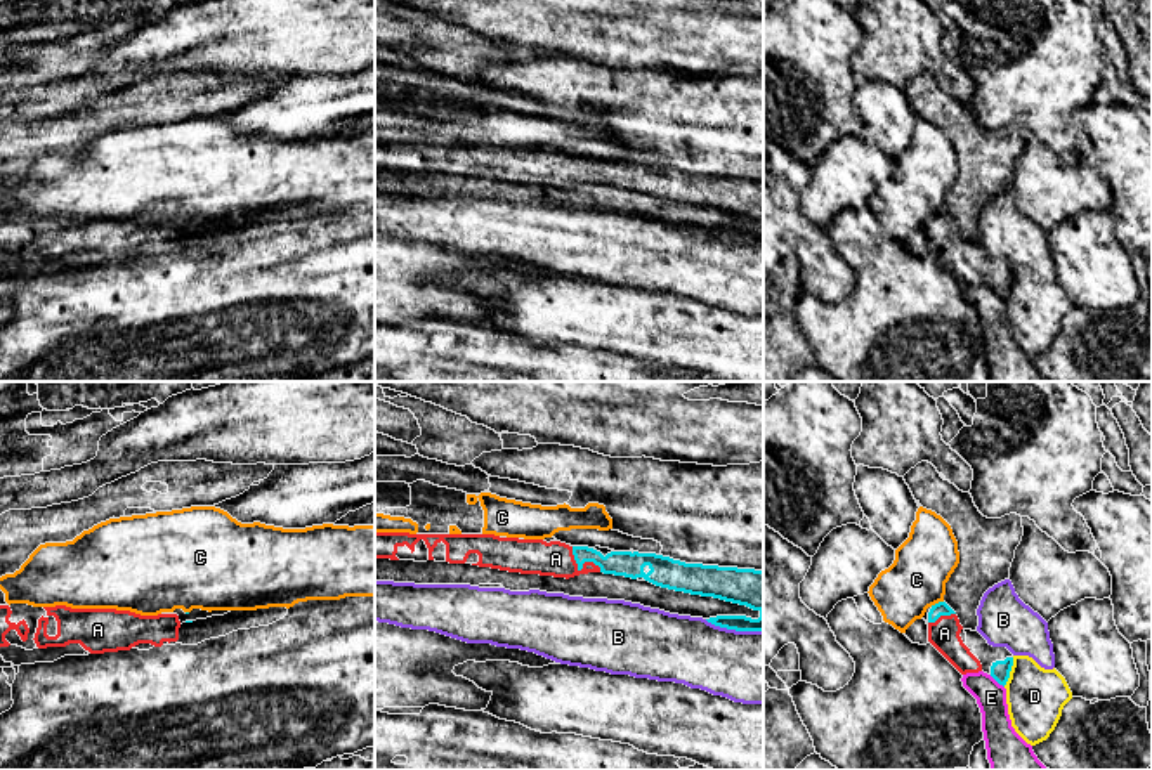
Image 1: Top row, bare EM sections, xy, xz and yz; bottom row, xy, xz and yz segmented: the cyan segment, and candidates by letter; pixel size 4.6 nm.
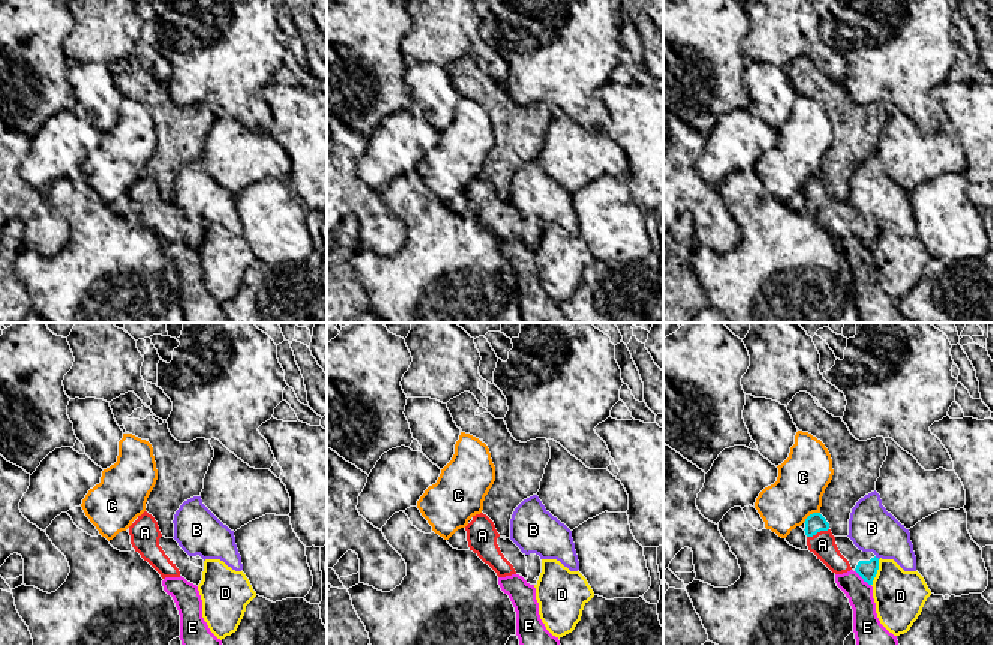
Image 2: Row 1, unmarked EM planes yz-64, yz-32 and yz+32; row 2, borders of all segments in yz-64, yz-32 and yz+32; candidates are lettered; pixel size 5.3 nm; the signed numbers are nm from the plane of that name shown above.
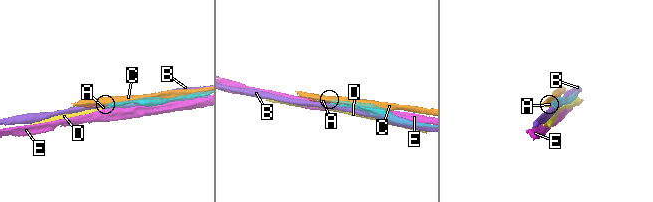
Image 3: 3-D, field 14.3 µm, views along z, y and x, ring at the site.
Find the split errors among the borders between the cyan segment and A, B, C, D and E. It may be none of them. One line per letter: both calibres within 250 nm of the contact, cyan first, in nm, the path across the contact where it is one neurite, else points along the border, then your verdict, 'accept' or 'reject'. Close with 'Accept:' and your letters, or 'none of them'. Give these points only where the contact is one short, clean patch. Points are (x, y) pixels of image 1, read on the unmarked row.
A: 120/160 nm | across xz (627, 176), (582, 179), (571, 172), (556, 170) | accept
B: 190/340 nm | reject
C: 70/280 nm | reject
D: 90/260 nm | reject
E: 90/140 nm | reject
Accept: A

